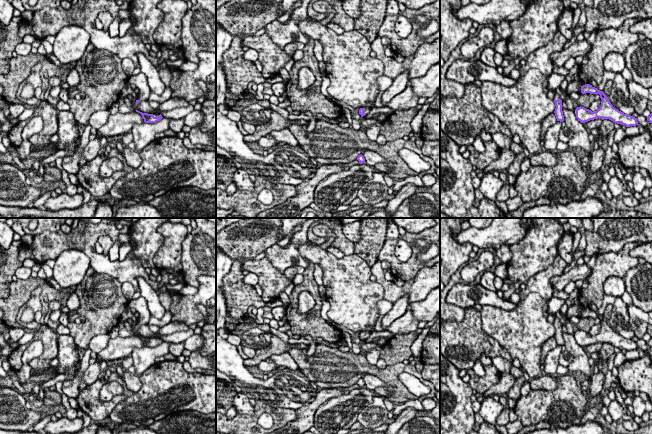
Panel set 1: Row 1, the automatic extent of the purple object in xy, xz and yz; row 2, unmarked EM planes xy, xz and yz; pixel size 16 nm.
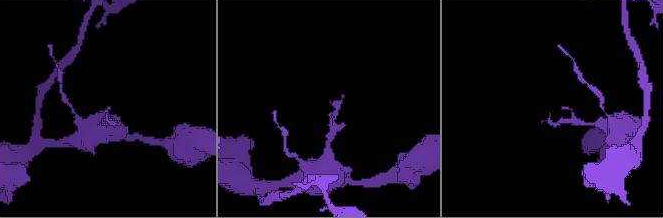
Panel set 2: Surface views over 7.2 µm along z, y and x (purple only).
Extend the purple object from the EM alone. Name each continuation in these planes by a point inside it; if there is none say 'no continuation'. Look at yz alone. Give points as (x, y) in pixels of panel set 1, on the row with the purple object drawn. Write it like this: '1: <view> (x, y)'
1: yz (554, 80)

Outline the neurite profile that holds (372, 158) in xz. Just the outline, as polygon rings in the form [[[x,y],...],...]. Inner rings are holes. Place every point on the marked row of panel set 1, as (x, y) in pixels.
[[[364,149],[362,155],[365,158],[365,163],[368,166],[374,167],[377,163],[383,163],[388,168],[388,172],[386,173],[387,176],[391,176],[392,168],[394,166],[394,163],[390,160],[387,160],[383,158],[381,155],[379,155],[376,152],[373,152],[371,150]]]

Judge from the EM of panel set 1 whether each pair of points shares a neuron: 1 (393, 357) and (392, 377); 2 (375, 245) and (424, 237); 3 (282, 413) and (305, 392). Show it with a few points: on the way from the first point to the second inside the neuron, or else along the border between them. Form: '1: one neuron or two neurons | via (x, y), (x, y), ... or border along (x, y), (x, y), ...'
1: two neurons | border along (402, 361), (387, 365)
2: two neurons | border along (386, 240), (377, 259)
3: two neurons | border along (264, 401), (274, 407), (287, 407), (295, 410)

